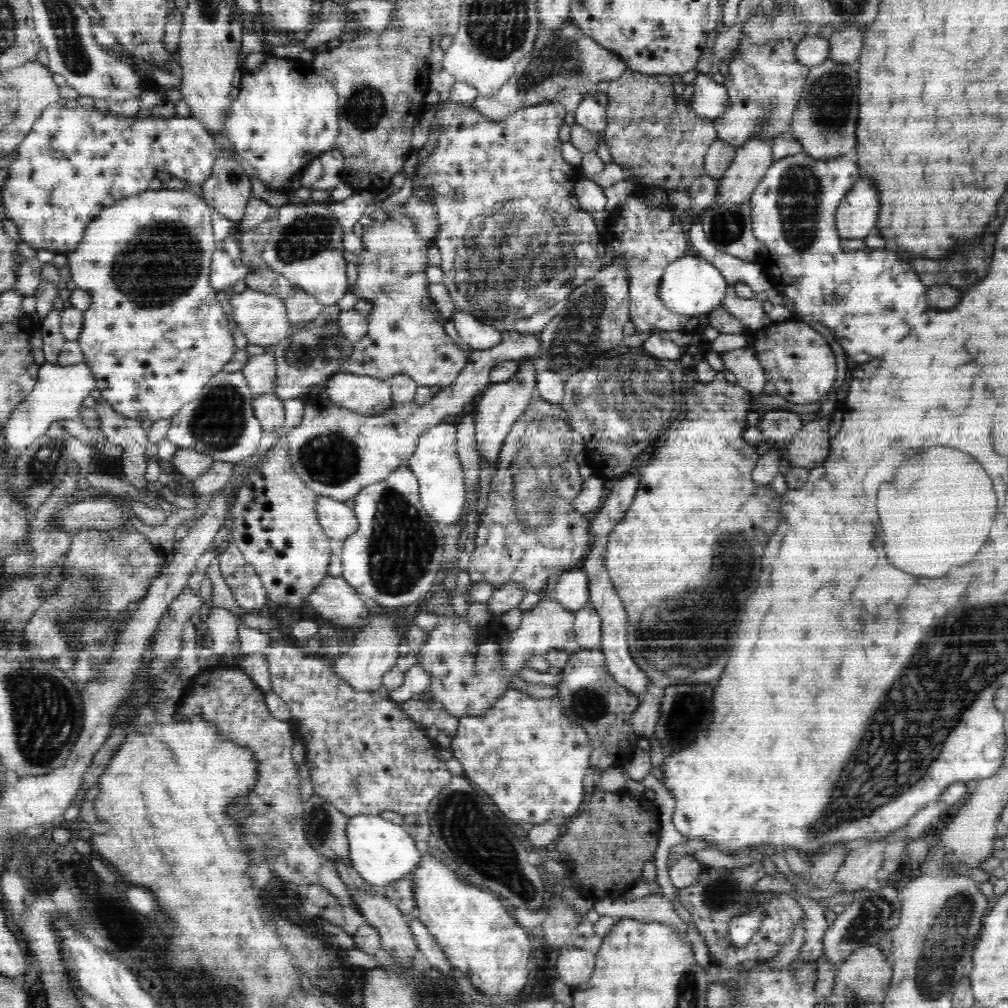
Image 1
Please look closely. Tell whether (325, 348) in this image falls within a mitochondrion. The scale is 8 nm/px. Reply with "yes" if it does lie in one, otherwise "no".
yes

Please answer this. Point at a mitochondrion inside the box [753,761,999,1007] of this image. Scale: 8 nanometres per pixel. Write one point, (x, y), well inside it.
(948, 936)

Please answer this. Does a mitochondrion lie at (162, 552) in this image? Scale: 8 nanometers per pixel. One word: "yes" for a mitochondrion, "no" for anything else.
no

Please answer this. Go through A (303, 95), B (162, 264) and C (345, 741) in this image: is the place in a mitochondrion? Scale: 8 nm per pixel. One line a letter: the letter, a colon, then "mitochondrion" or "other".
A: other
B: mitochondrion
C: other

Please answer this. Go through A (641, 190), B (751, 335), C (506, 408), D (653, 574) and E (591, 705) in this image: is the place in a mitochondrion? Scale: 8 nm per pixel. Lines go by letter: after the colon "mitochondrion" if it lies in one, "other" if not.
A: other
B: other
C: other
D: other
E: mitochondrion

